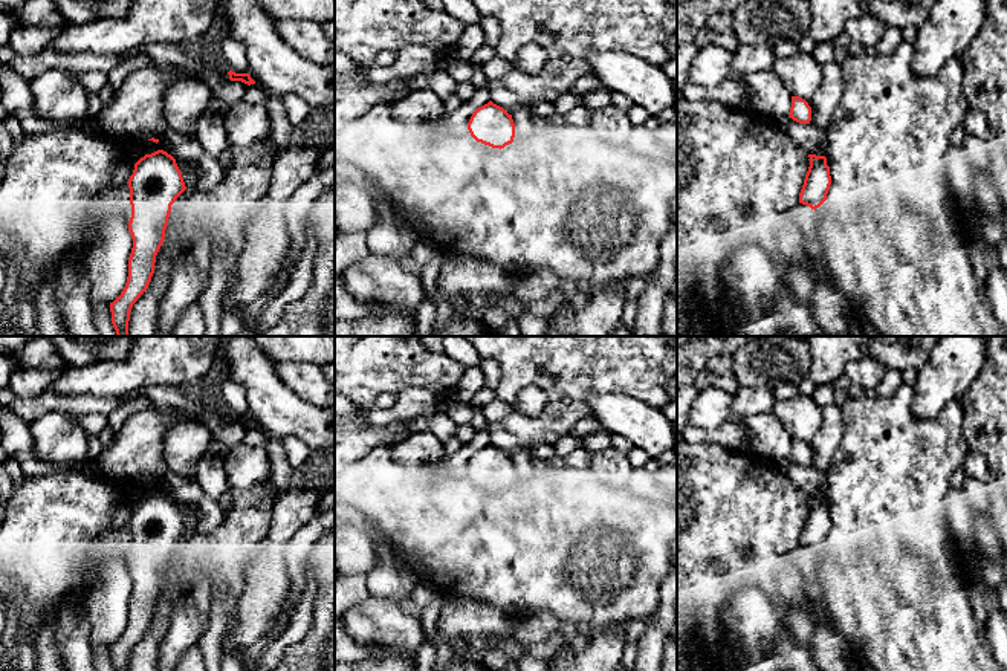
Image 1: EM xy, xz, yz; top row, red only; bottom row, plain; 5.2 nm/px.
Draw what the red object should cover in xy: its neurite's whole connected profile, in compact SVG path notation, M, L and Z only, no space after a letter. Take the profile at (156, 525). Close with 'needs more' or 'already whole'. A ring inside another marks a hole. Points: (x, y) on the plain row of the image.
M164 492L145 497L134 506L128 530L131 547L128 573L133 590L125 630L110 645L115 671L128 671L131 650L147 633L154 616L156 598L165 581L171 547L186 532L176 501Z | already whole

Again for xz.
M492 443L472 455L468 472L477 485L500 492L512 486L515 480L512 457Z | already whole

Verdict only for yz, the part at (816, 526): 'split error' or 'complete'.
complete

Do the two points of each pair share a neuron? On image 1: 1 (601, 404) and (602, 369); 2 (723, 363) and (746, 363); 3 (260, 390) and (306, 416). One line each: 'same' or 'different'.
1: different
2: different
3: same

